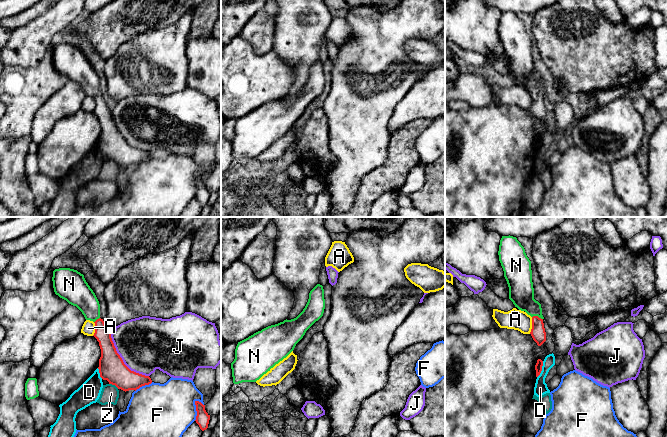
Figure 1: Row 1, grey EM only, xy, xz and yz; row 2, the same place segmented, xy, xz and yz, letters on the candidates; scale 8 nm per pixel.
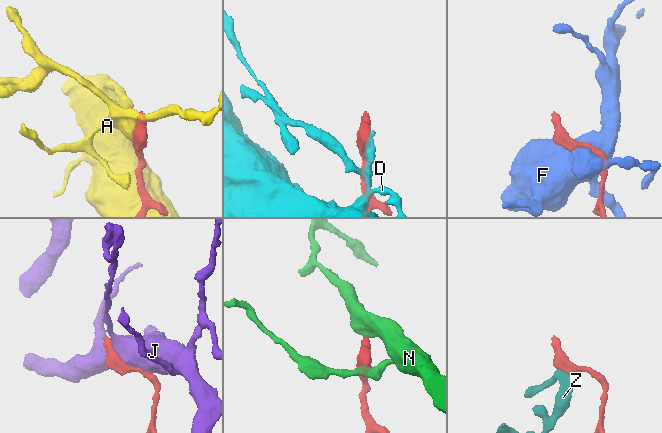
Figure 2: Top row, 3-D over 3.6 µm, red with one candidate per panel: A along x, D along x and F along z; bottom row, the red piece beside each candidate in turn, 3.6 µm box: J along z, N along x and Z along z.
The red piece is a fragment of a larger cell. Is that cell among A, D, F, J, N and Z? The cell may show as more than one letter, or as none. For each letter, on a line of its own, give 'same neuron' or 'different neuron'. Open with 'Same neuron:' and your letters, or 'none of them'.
Same neuron: N
A: different neuron
D: different neuron
F: different neuron
J: different neuron
N: same neuron
Z: different neuron

